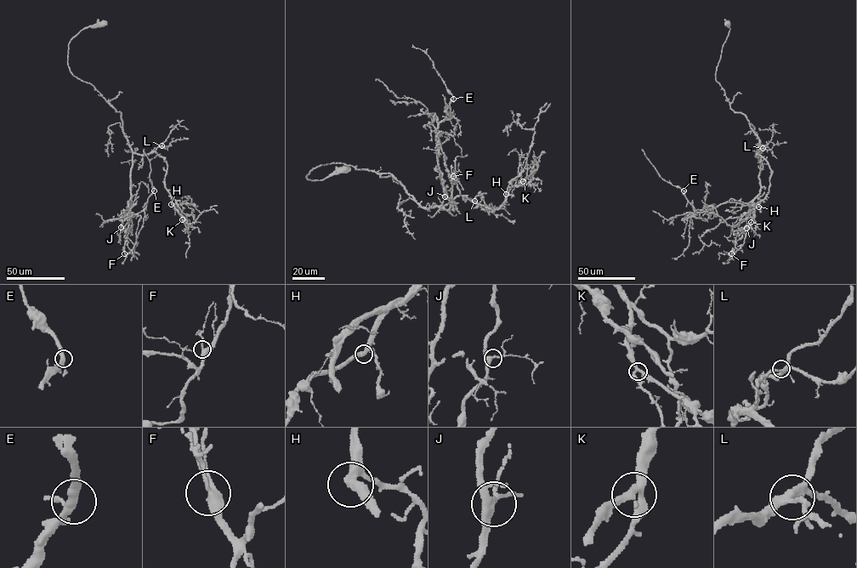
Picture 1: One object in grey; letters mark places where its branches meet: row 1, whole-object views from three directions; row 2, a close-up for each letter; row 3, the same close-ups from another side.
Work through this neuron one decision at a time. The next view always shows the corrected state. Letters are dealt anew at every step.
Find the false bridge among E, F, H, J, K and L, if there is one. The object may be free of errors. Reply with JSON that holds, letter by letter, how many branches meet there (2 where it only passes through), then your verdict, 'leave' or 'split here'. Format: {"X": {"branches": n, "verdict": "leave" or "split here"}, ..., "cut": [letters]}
{"E": {"branches": 3, "verdict": "leave"}, "F": {"branches": 3, "verdict": "leave"}, "H": {"branches": 3, "verdict": "leave"}, "J": {"branches": 3, "verdict": "leave"}, "K": {"branches": 3, "verdict": "leave"}, "L": {"branches": 3, "verdict": "leave"}, "cut": []}

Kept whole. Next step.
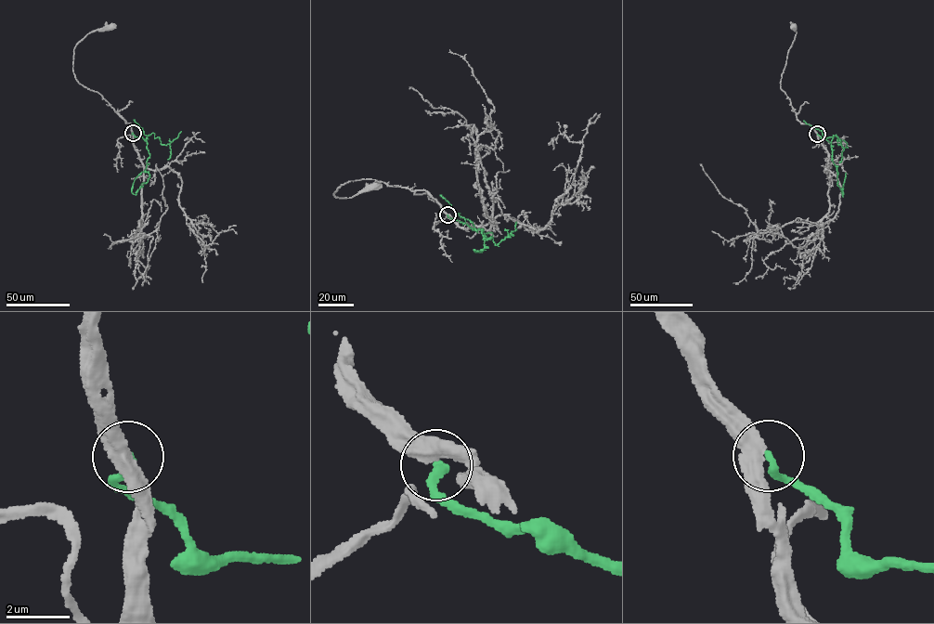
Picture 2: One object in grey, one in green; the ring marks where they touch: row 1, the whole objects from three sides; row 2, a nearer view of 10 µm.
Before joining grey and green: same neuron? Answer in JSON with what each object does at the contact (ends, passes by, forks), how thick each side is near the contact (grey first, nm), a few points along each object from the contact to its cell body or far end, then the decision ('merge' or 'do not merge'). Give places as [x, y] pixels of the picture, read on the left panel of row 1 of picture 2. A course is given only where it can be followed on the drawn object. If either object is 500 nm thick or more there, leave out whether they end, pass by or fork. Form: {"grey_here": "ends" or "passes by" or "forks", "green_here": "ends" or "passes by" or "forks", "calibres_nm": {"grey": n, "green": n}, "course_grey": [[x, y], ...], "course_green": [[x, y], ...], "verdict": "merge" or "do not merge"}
{"grey_here": "passes by", "green_here": "ends", "calibres_nm": {"grey": 460, "green": 260}, "course_grey": [[132, 133], [130, 123], [101, 95], [80, 84], [73, 73], [73, 51], [76, 45], [87, 34], [110, 26]], "course_green": [[133, 133], [146, 141], [149, 154], [145, 171], [149, 177], [135, 195], [132, 193], [133, 182], [145, 170]], "verdict": "do not merge"}

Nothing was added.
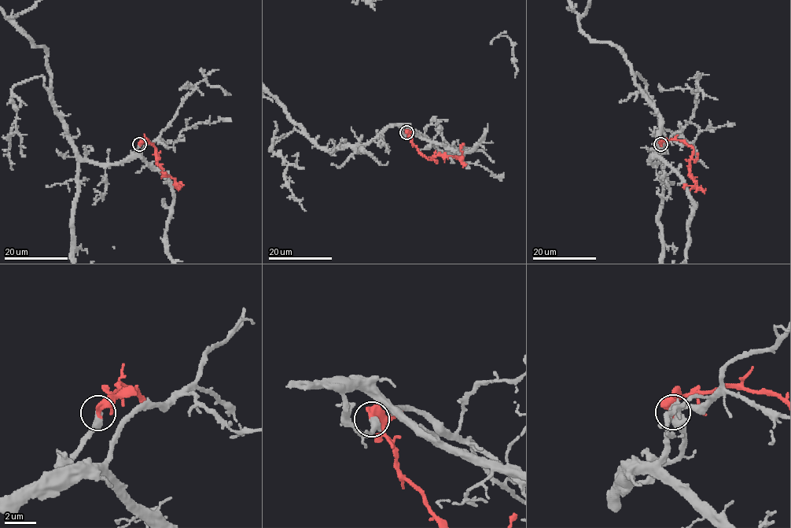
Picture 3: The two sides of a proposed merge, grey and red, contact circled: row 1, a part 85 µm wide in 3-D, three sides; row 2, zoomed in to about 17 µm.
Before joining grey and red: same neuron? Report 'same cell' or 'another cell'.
same cell

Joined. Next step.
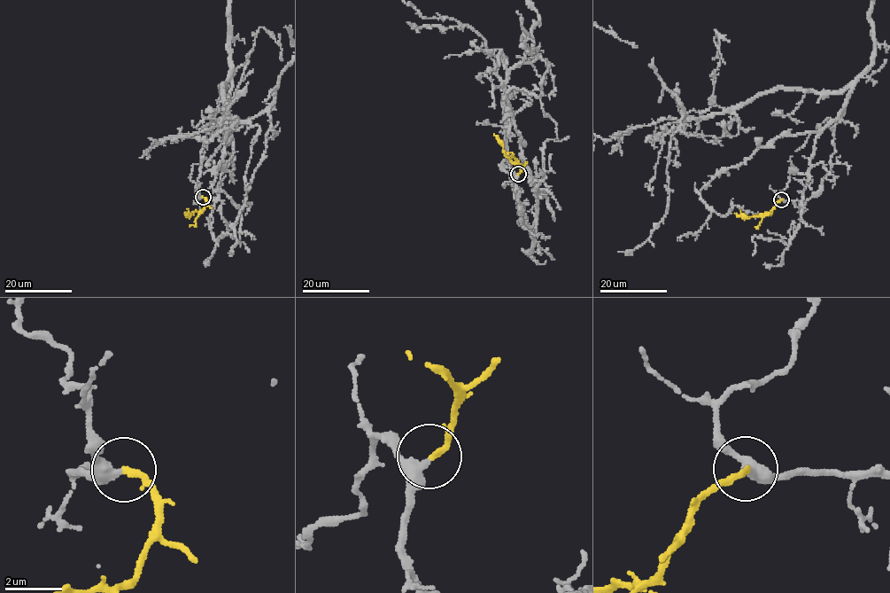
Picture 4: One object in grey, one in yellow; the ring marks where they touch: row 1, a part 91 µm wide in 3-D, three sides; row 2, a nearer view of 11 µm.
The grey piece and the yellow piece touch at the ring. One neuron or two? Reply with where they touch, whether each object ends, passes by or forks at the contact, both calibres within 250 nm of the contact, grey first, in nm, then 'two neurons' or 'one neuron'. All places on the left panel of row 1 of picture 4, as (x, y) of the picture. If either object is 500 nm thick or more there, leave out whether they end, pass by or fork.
at (203, 197); grey passes by; yellow ends there; 320 nm thick on the grey side, 200 nm on the other; one neuron

